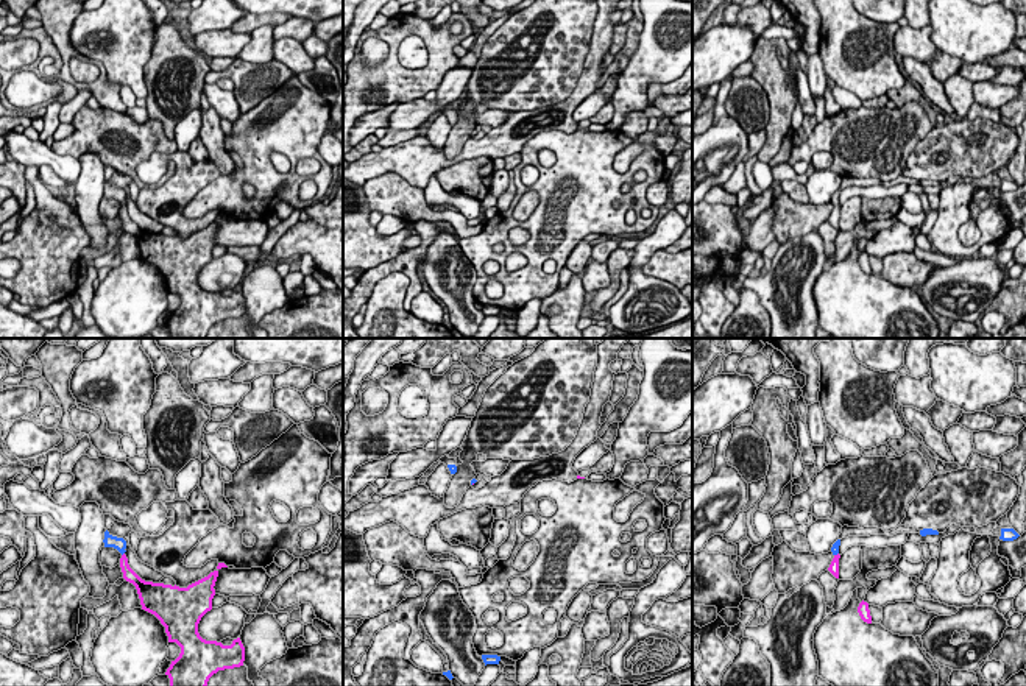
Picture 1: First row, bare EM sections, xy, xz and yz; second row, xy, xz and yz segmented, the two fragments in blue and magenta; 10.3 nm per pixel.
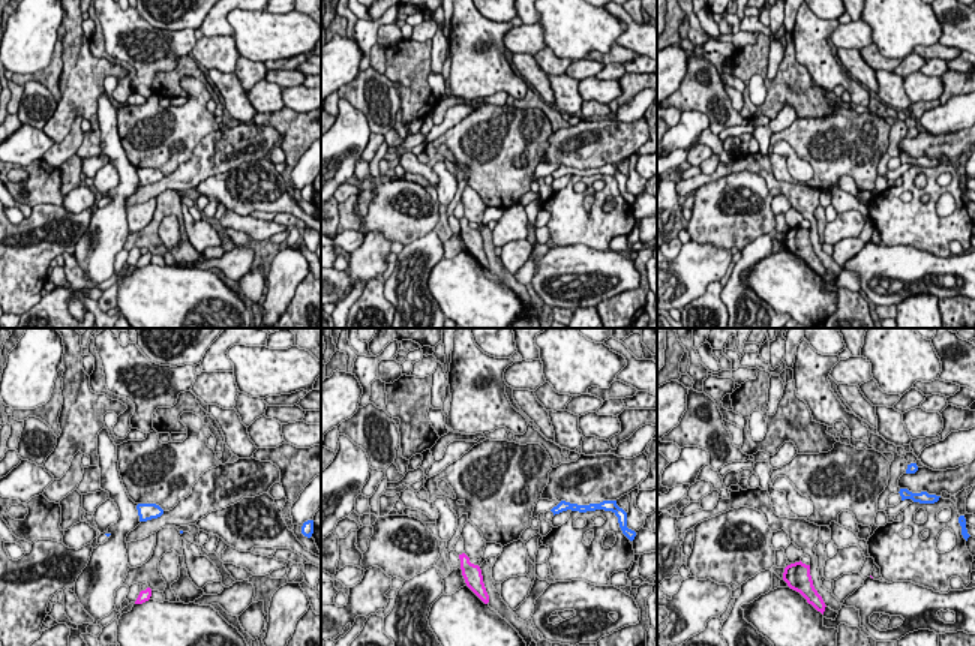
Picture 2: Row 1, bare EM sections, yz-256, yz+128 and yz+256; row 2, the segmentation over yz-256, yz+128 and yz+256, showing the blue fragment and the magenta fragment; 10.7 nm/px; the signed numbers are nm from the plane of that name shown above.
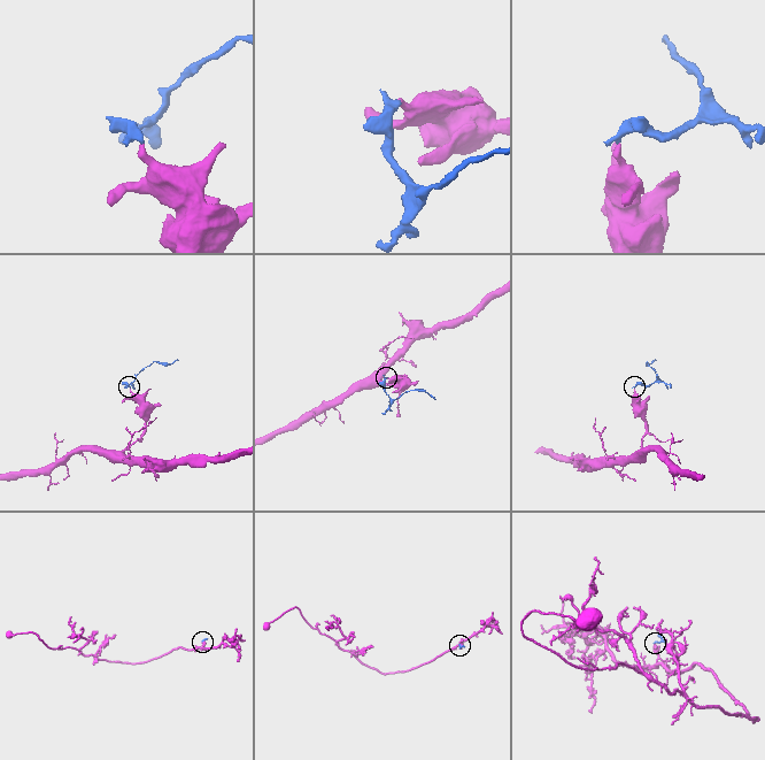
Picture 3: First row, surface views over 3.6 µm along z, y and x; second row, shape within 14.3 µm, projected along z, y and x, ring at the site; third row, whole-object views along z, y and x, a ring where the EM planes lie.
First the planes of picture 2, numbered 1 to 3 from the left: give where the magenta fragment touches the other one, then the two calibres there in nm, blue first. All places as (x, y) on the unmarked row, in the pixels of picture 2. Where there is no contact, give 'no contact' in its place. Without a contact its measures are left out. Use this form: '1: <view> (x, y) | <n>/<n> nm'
1: no contact
2: no contact
3: no contact

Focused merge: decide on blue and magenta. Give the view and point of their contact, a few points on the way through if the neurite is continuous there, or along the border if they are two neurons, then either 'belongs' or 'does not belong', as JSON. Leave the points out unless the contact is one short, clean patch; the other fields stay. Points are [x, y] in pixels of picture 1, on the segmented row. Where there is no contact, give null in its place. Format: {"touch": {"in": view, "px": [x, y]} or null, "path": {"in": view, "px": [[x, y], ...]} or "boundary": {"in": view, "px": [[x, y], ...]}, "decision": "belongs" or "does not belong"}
{"touch": {"in": "yz", "px": [836, 554]}, "path": {"in": "yz", "px": [[834, 549], [836, 554], [833, 568]]}, "decision": "belongs"}

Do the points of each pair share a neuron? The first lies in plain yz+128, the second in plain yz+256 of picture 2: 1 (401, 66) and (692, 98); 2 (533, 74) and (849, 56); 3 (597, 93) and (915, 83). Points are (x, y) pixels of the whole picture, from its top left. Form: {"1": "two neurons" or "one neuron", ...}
{"1": "two neurons", "2": "one neuron", "3": "one neuron"}

